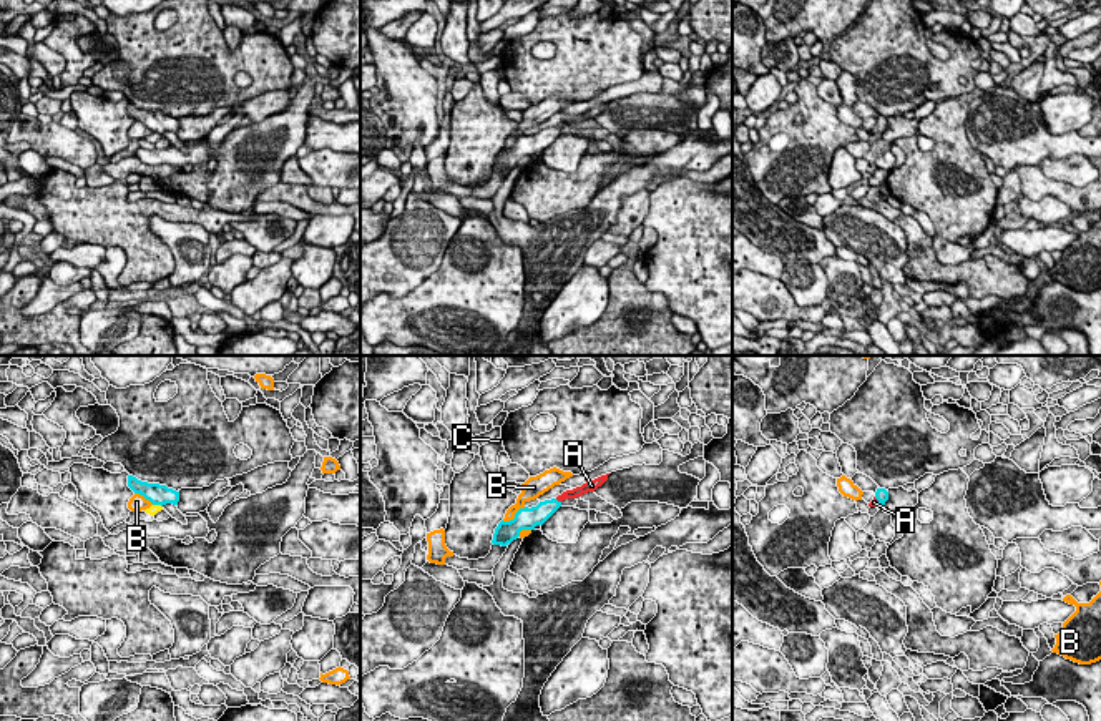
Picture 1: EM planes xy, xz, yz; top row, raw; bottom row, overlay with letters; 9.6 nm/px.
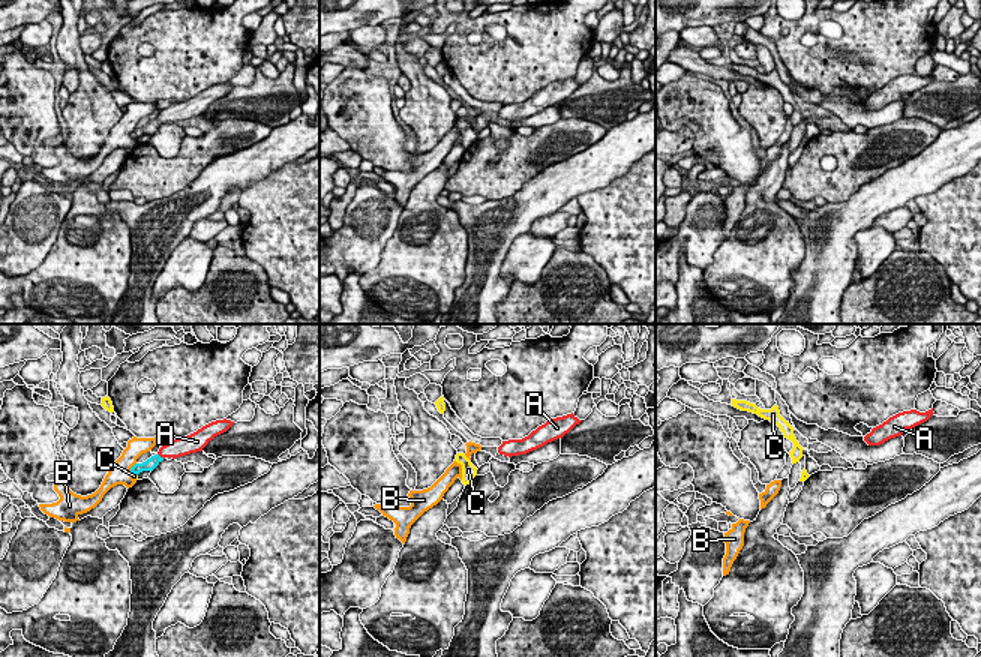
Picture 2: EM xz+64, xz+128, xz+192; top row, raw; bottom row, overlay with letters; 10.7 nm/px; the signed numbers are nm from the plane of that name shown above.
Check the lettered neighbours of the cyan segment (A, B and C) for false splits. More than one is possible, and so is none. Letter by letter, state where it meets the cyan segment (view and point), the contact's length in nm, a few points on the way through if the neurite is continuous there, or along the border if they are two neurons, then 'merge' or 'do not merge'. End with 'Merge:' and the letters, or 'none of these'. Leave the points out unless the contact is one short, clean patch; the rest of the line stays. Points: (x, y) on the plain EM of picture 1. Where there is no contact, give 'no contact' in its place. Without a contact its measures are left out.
A: meets cyan in xz at (557, 128); contact 70 nm long; runs through xz (537, 143), (557, 128), (577, 120); merge
B: meets cyan in xz at (515, 145); contact 280 nm long; border along xz (525, 135), (512, 147), (502, 148); do not merge
C: meets cyan in xy at (158, 132); contact 100 nm long; border along xy (153, 132), (161, 135); do not merge
Merge: A

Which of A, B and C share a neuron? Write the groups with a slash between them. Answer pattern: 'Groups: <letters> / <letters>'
Groups: A / B / C

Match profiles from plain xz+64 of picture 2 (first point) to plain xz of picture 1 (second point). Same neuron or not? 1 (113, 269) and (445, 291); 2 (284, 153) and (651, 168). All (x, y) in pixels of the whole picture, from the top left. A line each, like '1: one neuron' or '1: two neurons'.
1: one neuron
2: one neuron

